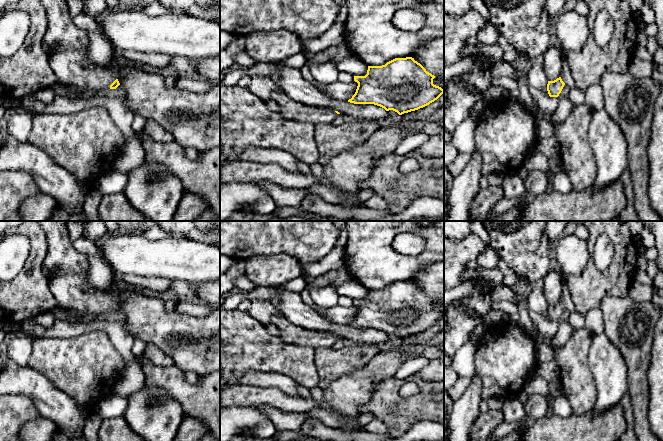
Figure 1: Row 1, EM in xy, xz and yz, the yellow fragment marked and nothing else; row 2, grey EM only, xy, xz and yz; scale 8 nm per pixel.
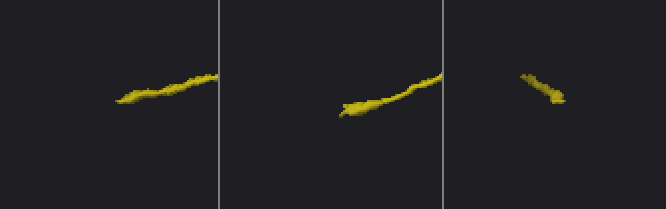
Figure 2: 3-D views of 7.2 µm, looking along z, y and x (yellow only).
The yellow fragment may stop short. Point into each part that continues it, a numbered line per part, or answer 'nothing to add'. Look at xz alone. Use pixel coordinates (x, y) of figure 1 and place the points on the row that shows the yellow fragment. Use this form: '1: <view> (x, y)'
1: xz (289, 109)

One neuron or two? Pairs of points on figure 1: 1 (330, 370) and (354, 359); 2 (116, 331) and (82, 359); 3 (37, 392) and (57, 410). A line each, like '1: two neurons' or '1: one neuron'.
1: one neuron
2: two neurons
3: one neuron

